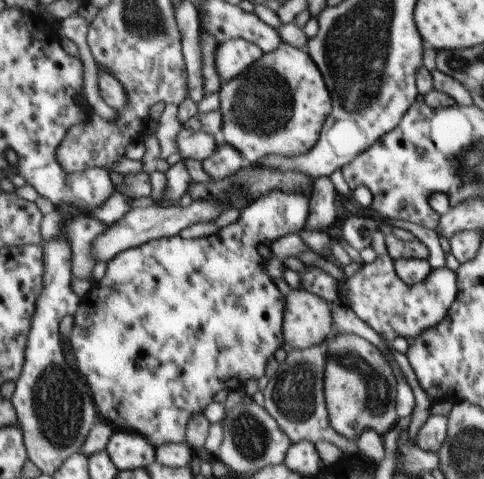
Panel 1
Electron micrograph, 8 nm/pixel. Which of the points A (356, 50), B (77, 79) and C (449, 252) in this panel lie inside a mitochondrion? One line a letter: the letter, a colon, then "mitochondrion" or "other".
A: mitochondrion
B: other
C: other

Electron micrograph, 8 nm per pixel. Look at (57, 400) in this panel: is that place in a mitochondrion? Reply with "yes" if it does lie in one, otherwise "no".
yes

